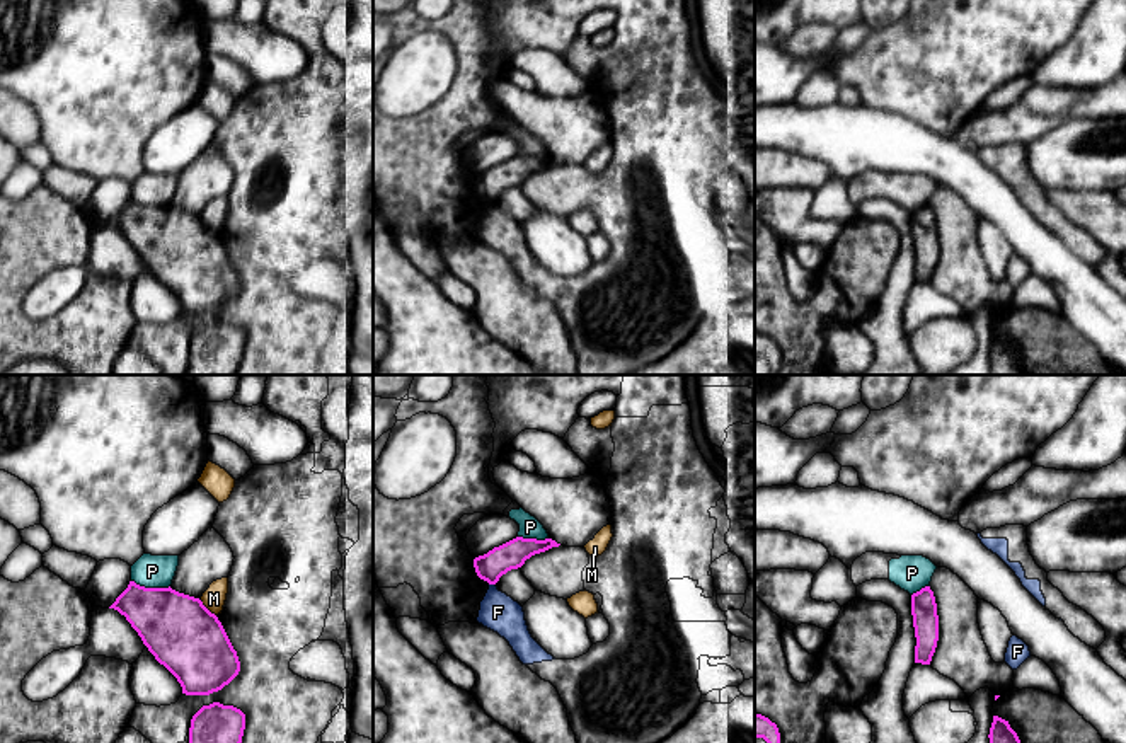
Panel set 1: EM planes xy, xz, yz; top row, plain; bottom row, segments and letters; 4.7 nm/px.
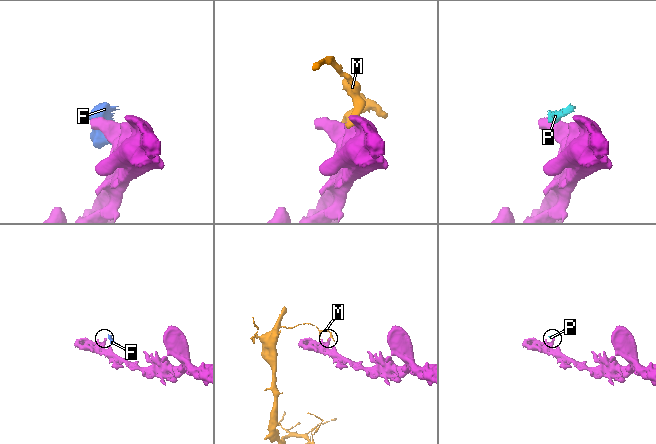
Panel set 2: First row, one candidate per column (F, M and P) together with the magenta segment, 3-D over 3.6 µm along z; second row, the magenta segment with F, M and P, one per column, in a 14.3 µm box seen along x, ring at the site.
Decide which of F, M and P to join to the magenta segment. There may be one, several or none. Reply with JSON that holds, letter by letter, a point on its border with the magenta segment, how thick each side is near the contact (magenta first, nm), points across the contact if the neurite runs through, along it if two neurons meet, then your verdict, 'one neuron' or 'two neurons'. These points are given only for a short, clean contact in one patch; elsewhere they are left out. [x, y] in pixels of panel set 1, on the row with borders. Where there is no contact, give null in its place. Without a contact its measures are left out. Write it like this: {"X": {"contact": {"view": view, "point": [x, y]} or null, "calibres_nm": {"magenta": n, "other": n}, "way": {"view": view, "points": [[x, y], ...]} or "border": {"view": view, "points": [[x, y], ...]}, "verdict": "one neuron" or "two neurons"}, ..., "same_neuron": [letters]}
{"F": {"contact": {"view": "xz", "point": [493, 583]}, "calibres_nm": {"magenta": 140, "other": 180}, "border": {"view": "xz", "points": [[489, 583], [494, 585]]}, "verdict": "two neurons"}, "M": {"contact": {"view": "xy", "point": [206, 609]}, "calibres_nm": {"magenta": 340, "other": 110}, "verdict": "two neurons"}, "P": {"contact": {"view": "xy", "point": [150, 588]}, "calibres_nm": {"magenta": 340, "other": 160}, "border": {"view": "xy", "points": [[132, 580], [145, 587], [169, 587]]}, "verdict": "two neurons"}, "same_neuron": []}

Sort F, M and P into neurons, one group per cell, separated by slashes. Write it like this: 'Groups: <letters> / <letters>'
Groups: F P / M

